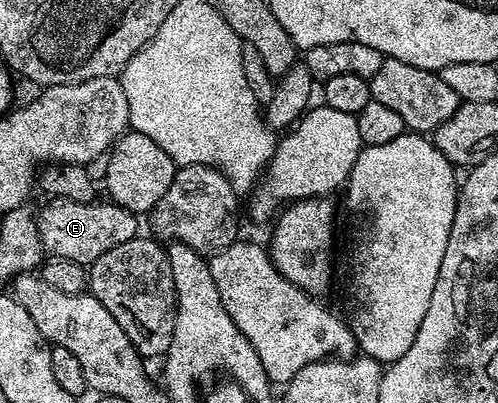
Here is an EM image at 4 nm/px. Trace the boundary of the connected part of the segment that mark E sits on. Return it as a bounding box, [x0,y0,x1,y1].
[37,198,140,267]

